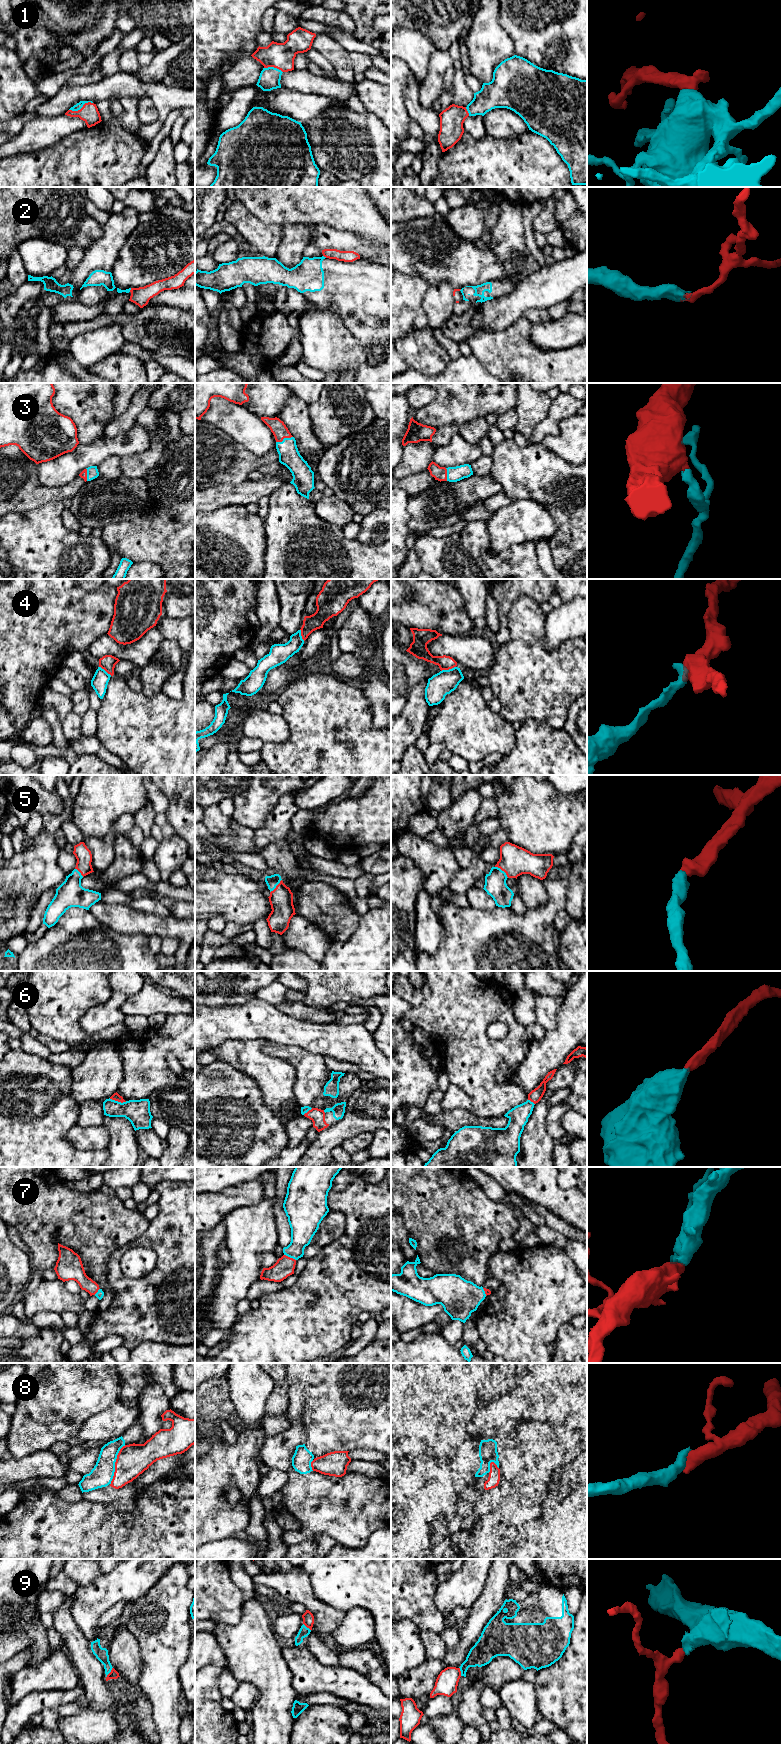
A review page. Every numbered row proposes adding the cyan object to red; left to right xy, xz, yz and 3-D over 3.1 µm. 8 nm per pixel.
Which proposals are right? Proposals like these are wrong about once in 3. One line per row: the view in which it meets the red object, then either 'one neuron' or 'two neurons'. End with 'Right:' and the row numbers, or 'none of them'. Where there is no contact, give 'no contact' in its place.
1: xy | one neuron
2: xz | two neurons
3: xz | one neuron
4: yz | two neurons
5: yz | one neuron
6: xy | one neuron
7: xz | one neuron
8: xy | one neuron
9: xy | two neurons
Right: 1, 3, 5, 6, 7, 8

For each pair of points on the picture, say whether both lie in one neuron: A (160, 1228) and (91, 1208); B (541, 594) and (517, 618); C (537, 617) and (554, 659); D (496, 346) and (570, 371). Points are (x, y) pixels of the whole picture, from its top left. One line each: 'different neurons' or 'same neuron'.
A: different neurons
B: different neurons
C: same neuron
D: same neuron

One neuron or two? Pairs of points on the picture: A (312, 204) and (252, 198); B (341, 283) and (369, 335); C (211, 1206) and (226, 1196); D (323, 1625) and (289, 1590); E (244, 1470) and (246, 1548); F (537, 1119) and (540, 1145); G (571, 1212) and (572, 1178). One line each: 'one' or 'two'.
A: one
B: one
C: one
D: one
E: two
F: one
G: two

